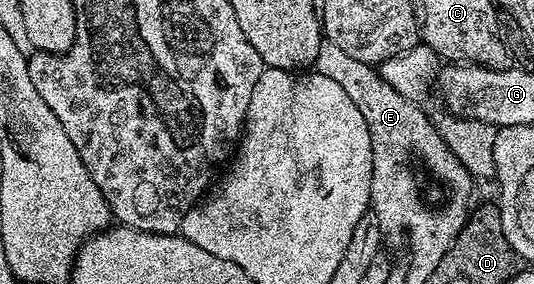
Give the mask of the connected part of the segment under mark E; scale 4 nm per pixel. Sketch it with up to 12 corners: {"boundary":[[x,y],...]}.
{"boundary":[[324,41],[314,73],[349,92],[369,131],[370,211],[411,251],[423,202],[405,152],[472,201],[474,176],[420,103]]}

